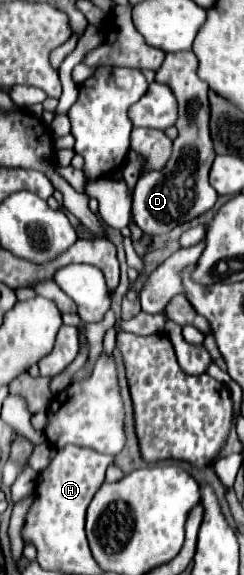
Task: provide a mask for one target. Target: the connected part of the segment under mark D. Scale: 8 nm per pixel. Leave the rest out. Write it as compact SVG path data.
M169 52L163 66L157 70L157 82L169 84L179 102L177 130L179 136L173 142L173 156L159 172L149 172L139 178L133 194L133 218L137 226L149 234L159 236L171 232L175 226L191 222L203 212L211 210L217 192L211 188L207 176L215 158L211 134L209 134L209 86L197 76L197 58L193 52Z

